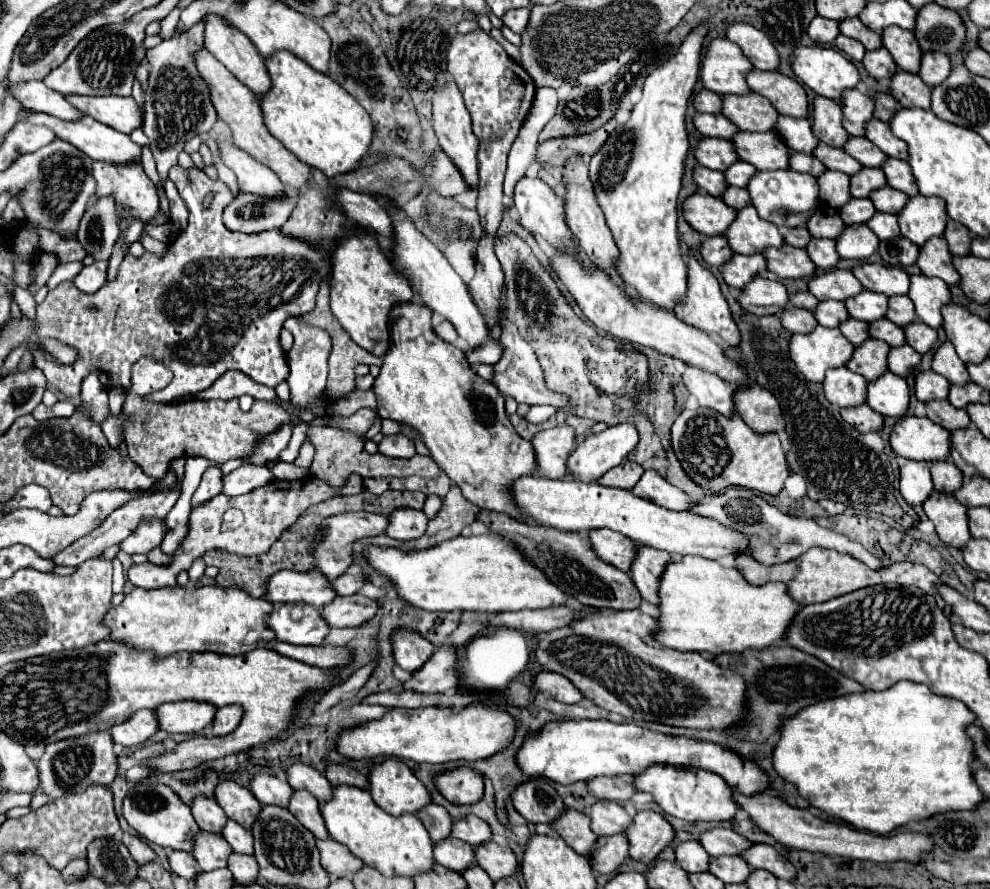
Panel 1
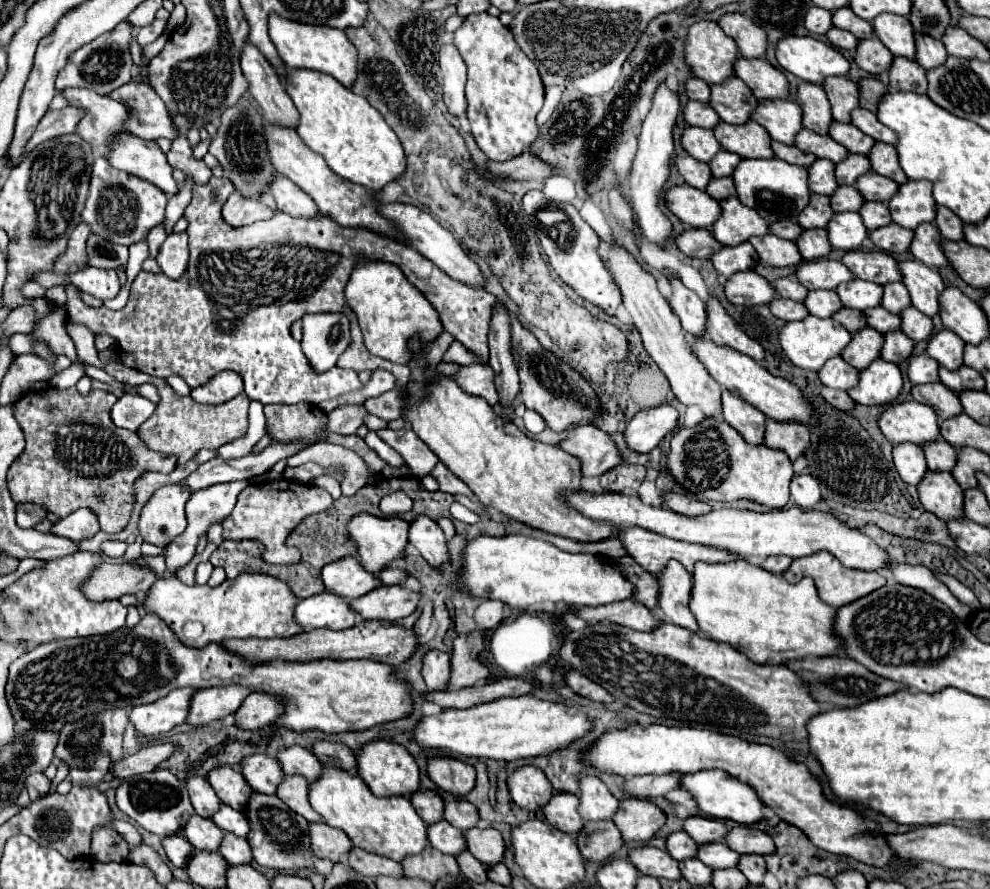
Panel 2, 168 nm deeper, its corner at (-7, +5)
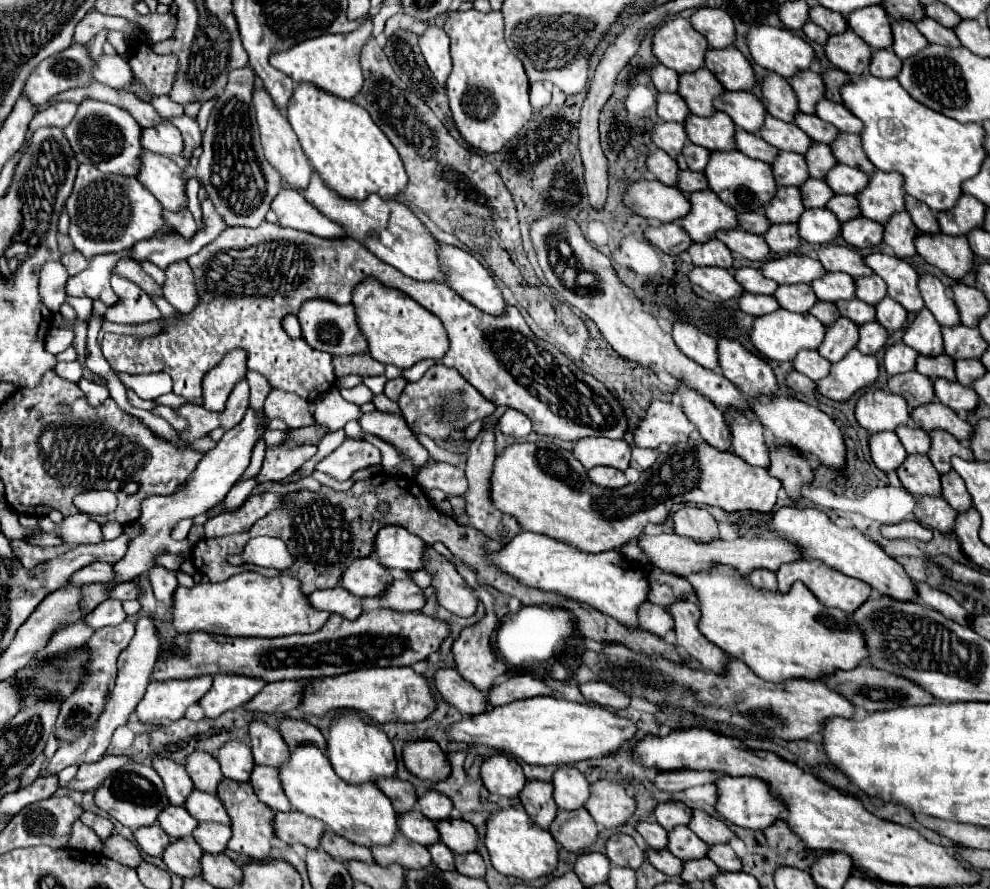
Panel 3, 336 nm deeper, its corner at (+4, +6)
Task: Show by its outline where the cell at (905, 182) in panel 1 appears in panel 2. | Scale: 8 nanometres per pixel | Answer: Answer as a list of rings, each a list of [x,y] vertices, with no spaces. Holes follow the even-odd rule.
[[[876,141],[874,147],[870,149],[870,153],[866,157],[868,157],[870,165],[872,165],[872,171],[876,171],[878,175],[890,177],[896,183],[904,183],[906,181],[902,169],[898,167],[898,157],[896,157],[894,145]]]

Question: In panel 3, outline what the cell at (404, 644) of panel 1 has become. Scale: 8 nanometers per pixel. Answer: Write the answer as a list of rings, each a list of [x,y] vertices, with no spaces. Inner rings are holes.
[[[453,668],[435,670],[433,684],[443,700],[455,706],[463,716],[471,716],[473,712],[483,712],[487,708],[487,704],[483,704],[485,694],[467,684]]]

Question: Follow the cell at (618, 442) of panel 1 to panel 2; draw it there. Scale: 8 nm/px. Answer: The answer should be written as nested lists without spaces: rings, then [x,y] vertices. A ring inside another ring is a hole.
[[[672,405],[638,411],[624,431],[626,443],[636,453],[650,453],[660,441],[678,429],[678,411]]]

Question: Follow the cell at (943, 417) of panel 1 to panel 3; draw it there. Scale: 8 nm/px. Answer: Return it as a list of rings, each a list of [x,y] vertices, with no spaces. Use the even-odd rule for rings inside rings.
[[[917,370],[899,374],[899,376],[889,376],[887,386],[889,386],[889,392],[903,396],[911,408],[919,408],[935,402],[933,382],[927,380],[927,376],[919,374]]]

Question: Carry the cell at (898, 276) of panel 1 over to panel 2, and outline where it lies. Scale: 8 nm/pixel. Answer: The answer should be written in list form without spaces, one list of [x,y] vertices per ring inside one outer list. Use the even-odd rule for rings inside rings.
[[[860,249],[848,251],[842,257],[842,263],[848,269],[852,269],[852,273],[858,279],[872,281],[878,285],[886,285],[886,283],[902,279],[898,265],[896,265],[896,259],[884,251],[872,251],[872,253],[866,253]]]

